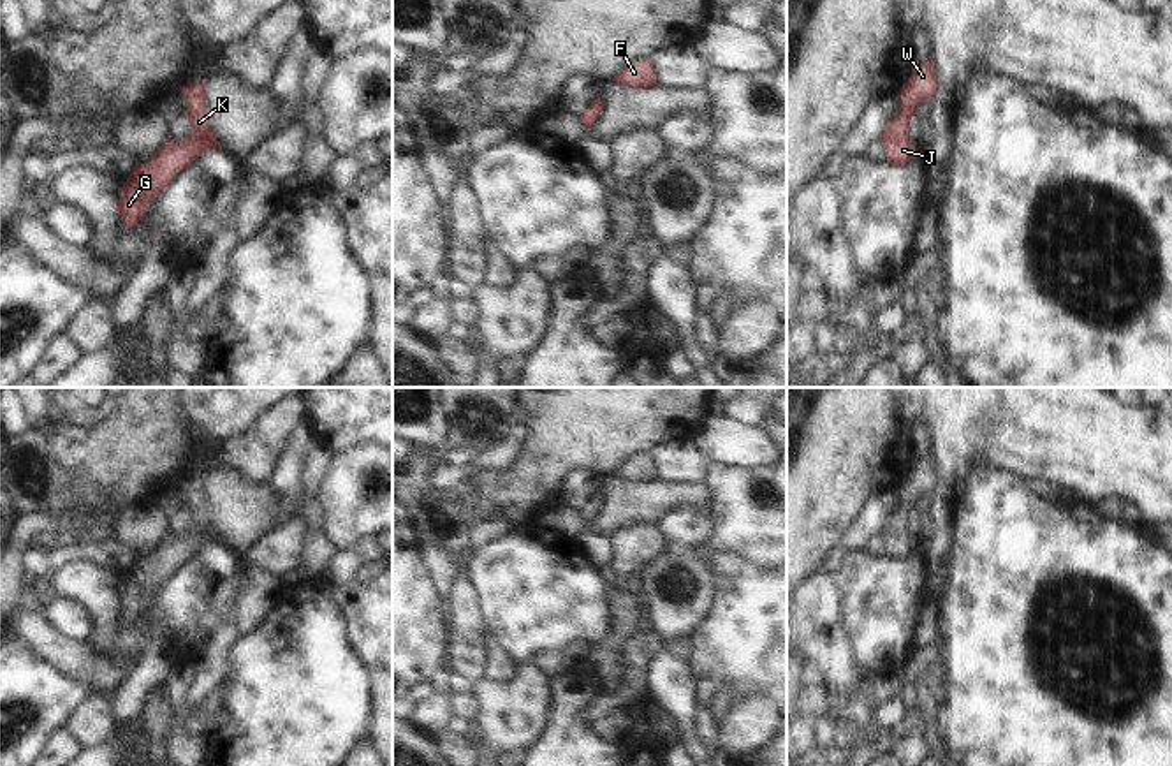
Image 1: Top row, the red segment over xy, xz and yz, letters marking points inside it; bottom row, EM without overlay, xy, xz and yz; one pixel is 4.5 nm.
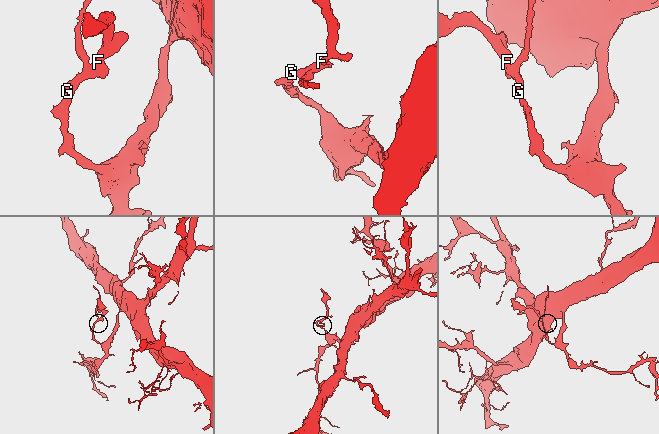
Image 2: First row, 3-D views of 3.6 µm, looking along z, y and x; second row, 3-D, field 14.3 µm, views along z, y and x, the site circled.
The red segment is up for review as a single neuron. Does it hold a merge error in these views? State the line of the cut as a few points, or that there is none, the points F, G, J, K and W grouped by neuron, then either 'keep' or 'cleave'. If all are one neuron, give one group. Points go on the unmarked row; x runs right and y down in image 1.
no cut | F G J K W | keep

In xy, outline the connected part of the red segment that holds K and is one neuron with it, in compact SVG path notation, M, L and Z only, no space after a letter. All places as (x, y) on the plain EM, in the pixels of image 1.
M202 472L187 477L179 491L188 497L185 509L190 516L190 528L179 535L167 532L144 558L137 558L127 571L127 578L120 583L118 595L120 615L127 623L141 615L150 599L179 565L190 560L206 544L222 544L222 539L209 521Z

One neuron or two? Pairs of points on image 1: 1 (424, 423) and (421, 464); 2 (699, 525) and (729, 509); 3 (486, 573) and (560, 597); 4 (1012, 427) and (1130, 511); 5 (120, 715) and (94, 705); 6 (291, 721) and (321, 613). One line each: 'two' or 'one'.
1: two
2: two
3: one
4: two
5: two
6: one

